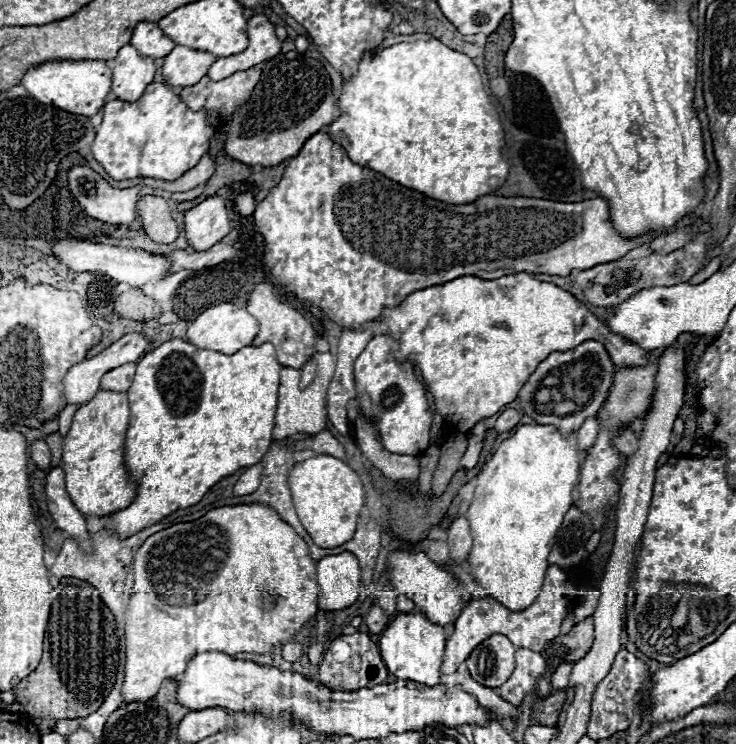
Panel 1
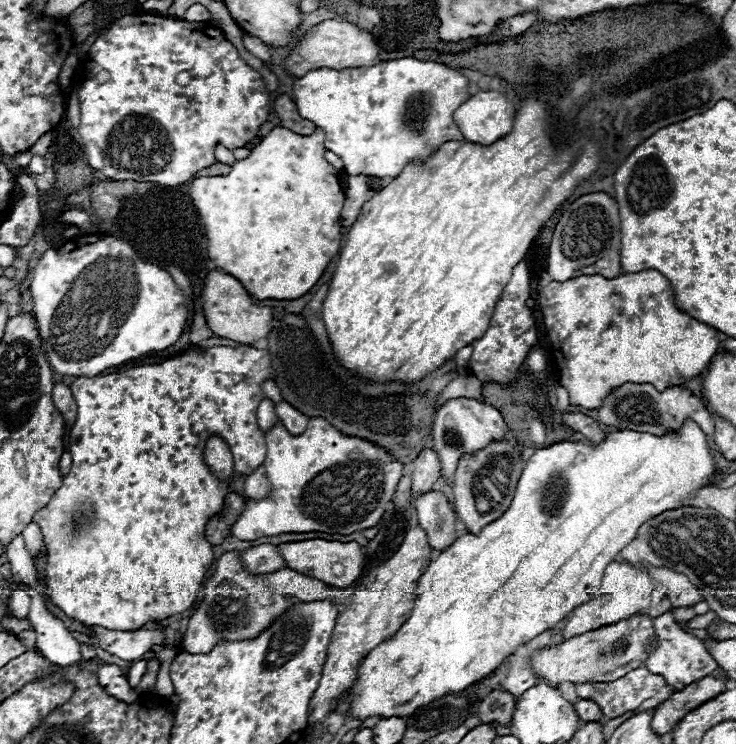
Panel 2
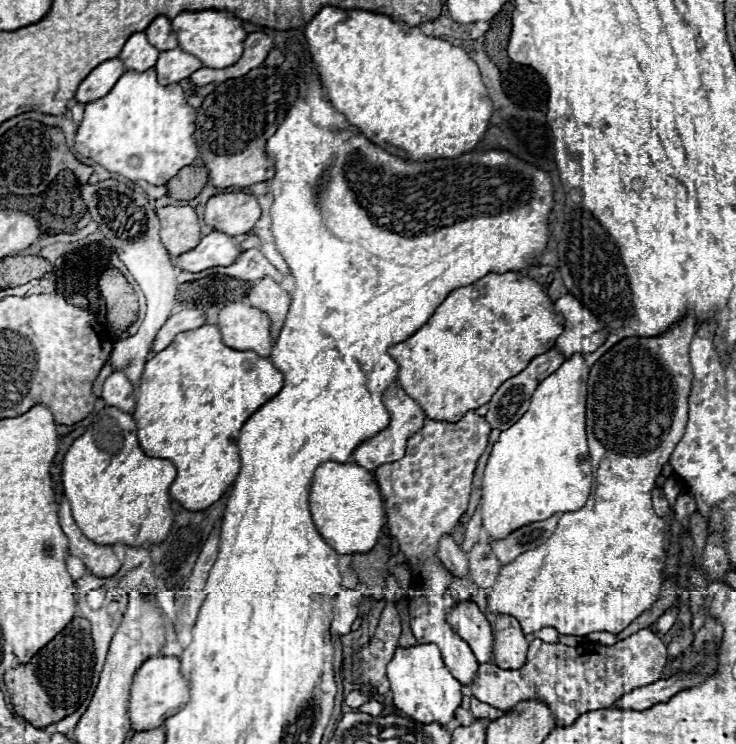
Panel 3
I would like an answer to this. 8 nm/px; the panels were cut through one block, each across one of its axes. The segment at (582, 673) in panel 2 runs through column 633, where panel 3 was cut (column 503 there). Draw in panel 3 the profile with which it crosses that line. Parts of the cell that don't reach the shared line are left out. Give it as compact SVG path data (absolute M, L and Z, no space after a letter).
M486 614L492 634L494 634L494 648L492 648L492 664L502 670L522 668L526 662L528 640L518 624L518 620L510 616L494 616Z

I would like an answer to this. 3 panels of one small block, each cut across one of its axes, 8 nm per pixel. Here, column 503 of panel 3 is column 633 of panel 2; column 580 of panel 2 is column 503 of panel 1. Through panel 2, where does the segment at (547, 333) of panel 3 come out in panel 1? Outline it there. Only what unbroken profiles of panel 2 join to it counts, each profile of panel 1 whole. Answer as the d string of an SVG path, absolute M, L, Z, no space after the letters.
M526 272L484 280L478 276L460 276L458 280L430 286L410 294L400 306L384 308L380 320L388 326L388 336L398 344L394 358L410 362L418 368L424 388L434 398L436 412L444 422L456 426L456 432L470 432L482 418L494 416L500 408L514 402L530 372L552 352L566 352L586 340L598 340L606 346L616 366L648 364L648 350L630 344L618 334L612 334L580 300L570 292L532 278Z

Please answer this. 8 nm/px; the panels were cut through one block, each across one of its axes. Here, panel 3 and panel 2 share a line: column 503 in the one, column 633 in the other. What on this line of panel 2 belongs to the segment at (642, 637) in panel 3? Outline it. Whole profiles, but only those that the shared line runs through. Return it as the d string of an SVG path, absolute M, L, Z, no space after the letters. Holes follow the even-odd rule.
M644 666L634 668L632 672L624 674L620 680L614 682L586 682L586 684L578 684L576 686L576 694L578 698L590 698L596 700L596 704L600 704L600 710L604 712L606 718L616 718L622 716L624 712L636 710L644 700L644 708L655 708L658 704L668 699L675 692L674 688L666 685L666 680L662 676L656 676L652 672L648 672ZM665 686L665 687L664 687ZM660 688L662 688L660 690ZM658 690L660 690L658 692ZM656 692L658 692L656 694ZM652 696L654 696L652 698ZM648 698L651 698L648 700Z

